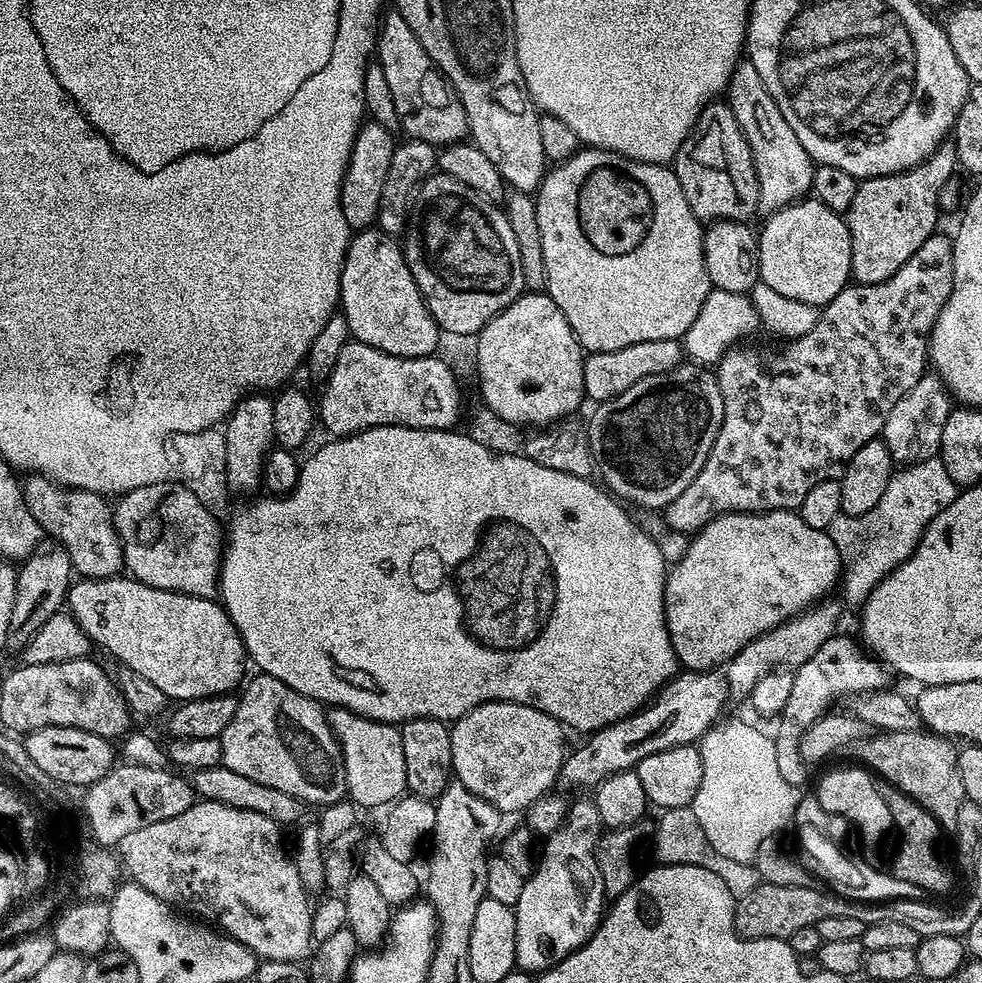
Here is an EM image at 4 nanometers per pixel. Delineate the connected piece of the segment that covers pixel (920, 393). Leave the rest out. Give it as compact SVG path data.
M921 376L920 381L909 392L898 398L894 410L890 410L884 423L882 439L890 450L893 461L897 465L907 466L937 459L940 455L942 429L945 428L946 418L953 407L954 401L939 376Z

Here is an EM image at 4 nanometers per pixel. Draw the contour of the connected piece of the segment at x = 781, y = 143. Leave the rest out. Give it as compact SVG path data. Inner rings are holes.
M746 58L741 59L732 71L726 90L728 105L751 148L759 186L757 209L761 213L764 211L764 214L771 214L803 199L811 191L815 163L795 137L794 130L786 122L774 98L766 90L766 84L759 77L754 64Z

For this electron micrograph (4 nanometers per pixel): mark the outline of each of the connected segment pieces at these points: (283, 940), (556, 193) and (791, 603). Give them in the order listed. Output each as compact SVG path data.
M201 799L192 804L190 810L185 810L183 814L177 814L174 818L166 818L166 822L154 822L150 826L142 826L142 830L134 830L134 834L126 834L118 845L118 855L122 861L123 871L135 883L141 884L150 894L154 894L164 904L179 910L184 914L191 914L204 922L215 922L232 939L242 942L261 961L281 960L282 962L300 962L303 956L313 951L314 941L312 938L312 909L313 905L308 904L310 893L302 886L302 878L298 878L296 861L291 855L284 853L284 848L280 845L281 825L275 824L266 814L254 814L254 810L238 810L234 806L222 806L218 802L210 802Z
M584 146L570 158L553 163L545 171L544 180L536 189L534 199L538 210L538 231L542 234L542 260L546 262L546 291L558 306L558 310L566 314L566 322L570 322L581 348L594 353L622 350L622 346L651 340L680 340L686 334L686 330L694 326L698 310L702 310L702 304L713 289L710 274L706 274L704 261L704 228L694 210L690 210L686 194L682 194L682 182L678 182L675 171L668 164L628 160L625 156L607 152L604 148Z
M795 511L786 512L728 512L711 520L706 527L691 537L686 554L678 563L671 565L664 582L664 617L668 626L668 637L674 646L677 661L689 672L710 672L727 665L751 640L774 630L780 624L823 601L832 587L837 587L842 576L842 557L828 536L827 531L808 526Z

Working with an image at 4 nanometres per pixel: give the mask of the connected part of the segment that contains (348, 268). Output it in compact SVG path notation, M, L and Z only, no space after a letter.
M378 226L364 228L353 235L352 239L348 241L346 254L342 257L342 278L340 279L340 303L338 308L341 313L344 311L344 320L348 323L349 330L352 331L352 334L350 334L352 340L362 342L366 346L374 346L391 356L431 356L437 351L436 347L440 344L442 333L440 327L434 322L434 318L430 314L430 310L426 306L418 286L414 282L414 274L410 274L410 266L408 265L405 249L402 247L401 241L399 244L396 240L399 239L395 235L382 231Z

